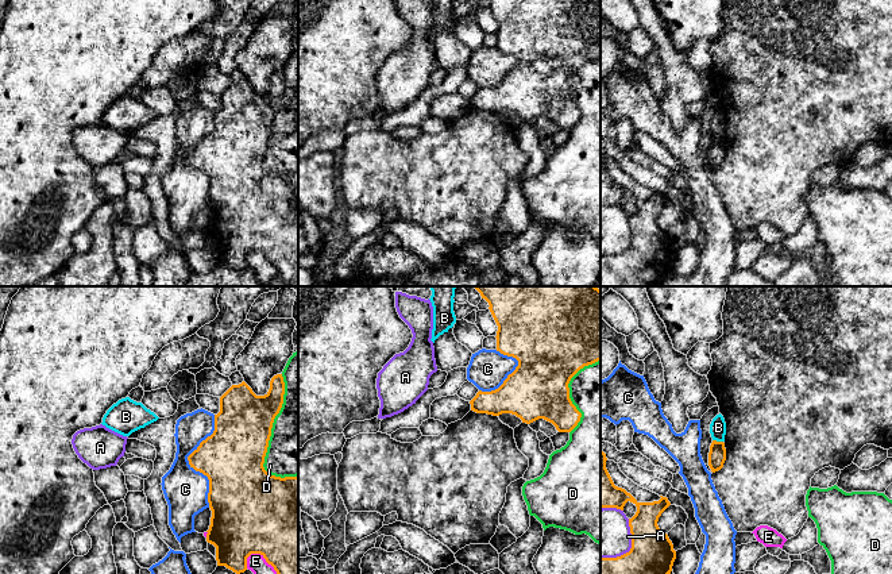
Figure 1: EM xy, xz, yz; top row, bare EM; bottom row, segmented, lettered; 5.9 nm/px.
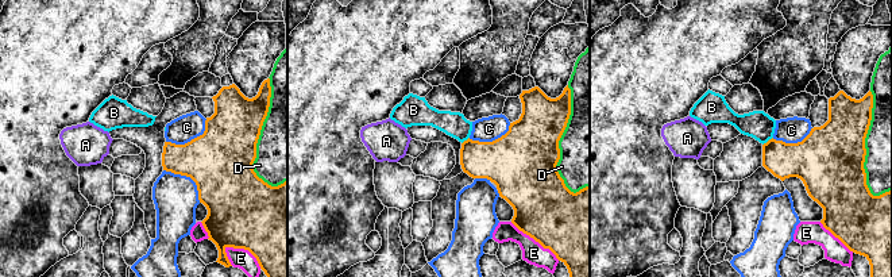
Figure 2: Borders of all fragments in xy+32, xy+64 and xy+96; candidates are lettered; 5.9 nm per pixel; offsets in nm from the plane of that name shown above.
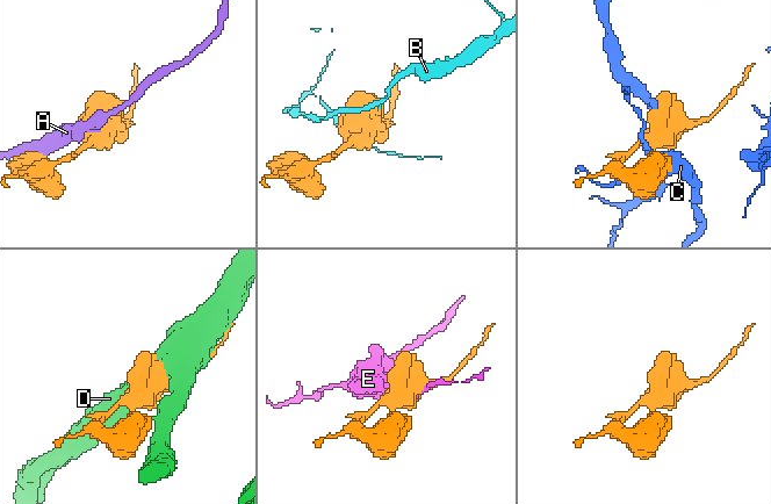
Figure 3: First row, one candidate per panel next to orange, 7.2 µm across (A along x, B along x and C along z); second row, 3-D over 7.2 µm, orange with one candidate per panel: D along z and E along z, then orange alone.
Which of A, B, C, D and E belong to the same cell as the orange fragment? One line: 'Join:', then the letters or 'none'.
Join: none

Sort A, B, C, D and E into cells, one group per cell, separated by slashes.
A / B / C / D / E

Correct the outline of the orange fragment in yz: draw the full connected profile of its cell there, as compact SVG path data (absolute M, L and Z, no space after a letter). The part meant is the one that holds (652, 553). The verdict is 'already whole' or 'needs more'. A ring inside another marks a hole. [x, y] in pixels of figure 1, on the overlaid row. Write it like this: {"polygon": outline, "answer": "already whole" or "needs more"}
{"polygon": "M601 450L601 509L623 511L630 501L637 512L629 519L630 551L617 558L601 558L601 574L671 574L676 551L668 535L657 525L659 517L671 502L663 496L659 501L638 502L625 489L614 485L606 461L606 454Z", "answer": "already whole"}

